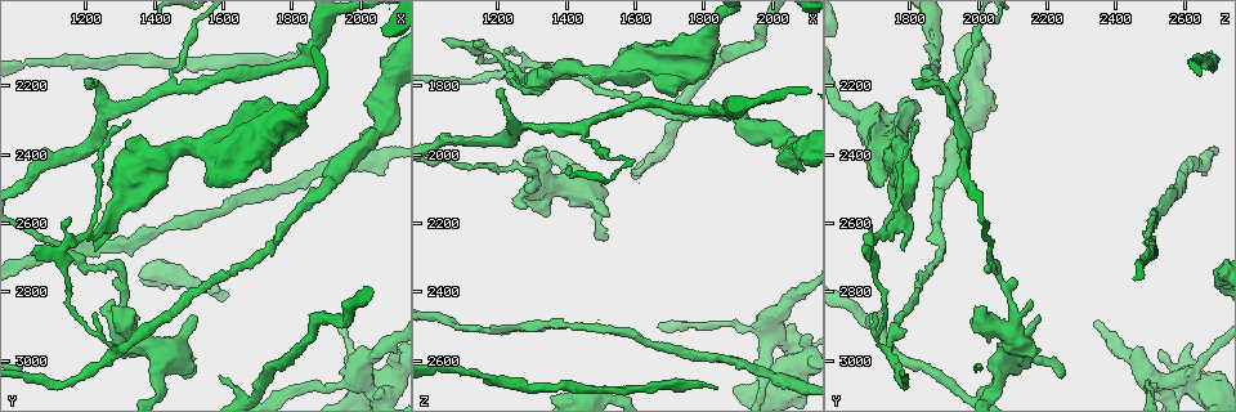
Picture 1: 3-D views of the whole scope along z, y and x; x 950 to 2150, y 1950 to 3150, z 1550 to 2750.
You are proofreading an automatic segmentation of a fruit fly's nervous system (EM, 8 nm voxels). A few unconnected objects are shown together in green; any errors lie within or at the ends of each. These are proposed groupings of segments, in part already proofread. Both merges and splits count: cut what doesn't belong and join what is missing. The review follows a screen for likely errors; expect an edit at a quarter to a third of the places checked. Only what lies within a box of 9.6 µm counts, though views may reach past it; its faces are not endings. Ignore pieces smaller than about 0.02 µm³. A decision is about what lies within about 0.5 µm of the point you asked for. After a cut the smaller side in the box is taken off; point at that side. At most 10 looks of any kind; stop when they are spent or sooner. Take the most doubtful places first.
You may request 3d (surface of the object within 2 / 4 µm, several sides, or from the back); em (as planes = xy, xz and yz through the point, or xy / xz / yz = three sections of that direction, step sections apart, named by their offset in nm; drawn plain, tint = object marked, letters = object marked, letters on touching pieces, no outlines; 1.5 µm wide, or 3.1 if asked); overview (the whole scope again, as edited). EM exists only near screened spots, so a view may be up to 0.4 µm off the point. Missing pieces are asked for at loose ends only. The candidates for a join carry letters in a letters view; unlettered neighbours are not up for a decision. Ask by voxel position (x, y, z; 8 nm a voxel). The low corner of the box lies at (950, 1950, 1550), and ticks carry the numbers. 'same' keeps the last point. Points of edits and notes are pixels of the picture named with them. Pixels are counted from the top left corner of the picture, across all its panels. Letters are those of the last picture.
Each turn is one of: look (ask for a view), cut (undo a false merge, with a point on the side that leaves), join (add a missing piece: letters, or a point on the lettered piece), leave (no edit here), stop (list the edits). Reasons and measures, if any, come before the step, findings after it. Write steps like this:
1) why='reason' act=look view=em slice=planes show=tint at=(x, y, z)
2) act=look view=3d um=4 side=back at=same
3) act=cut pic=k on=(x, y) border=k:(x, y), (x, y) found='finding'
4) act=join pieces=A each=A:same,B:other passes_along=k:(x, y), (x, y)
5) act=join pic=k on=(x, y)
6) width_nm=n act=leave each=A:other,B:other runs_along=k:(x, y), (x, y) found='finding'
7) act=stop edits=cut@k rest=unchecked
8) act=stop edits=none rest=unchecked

why='abrupt turn' act=look view=em slice=planes show=tint at=(1290, 2730, 2050)

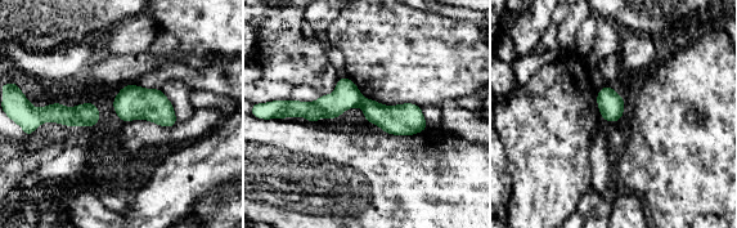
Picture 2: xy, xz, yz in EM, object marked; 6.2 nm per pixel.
act=look view=em slice=planes show=letters at=same

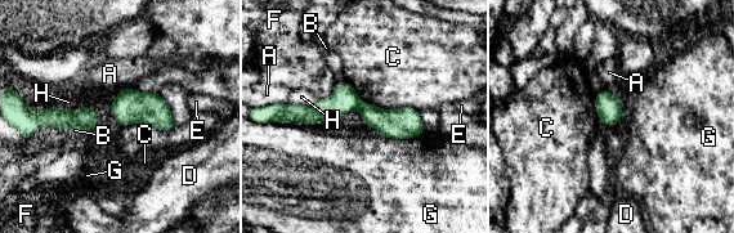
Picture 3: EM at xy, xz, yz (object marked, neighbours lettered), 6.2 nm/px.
act=cut pic=3 on=(344, 99) each=A:other,B:other,C:other,D:other,E:other,F:other,G:other,H:other border=3:(359, 106), (357, 110) found='a second cell is stuck on'

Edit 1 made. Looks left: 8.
act=look view=overview

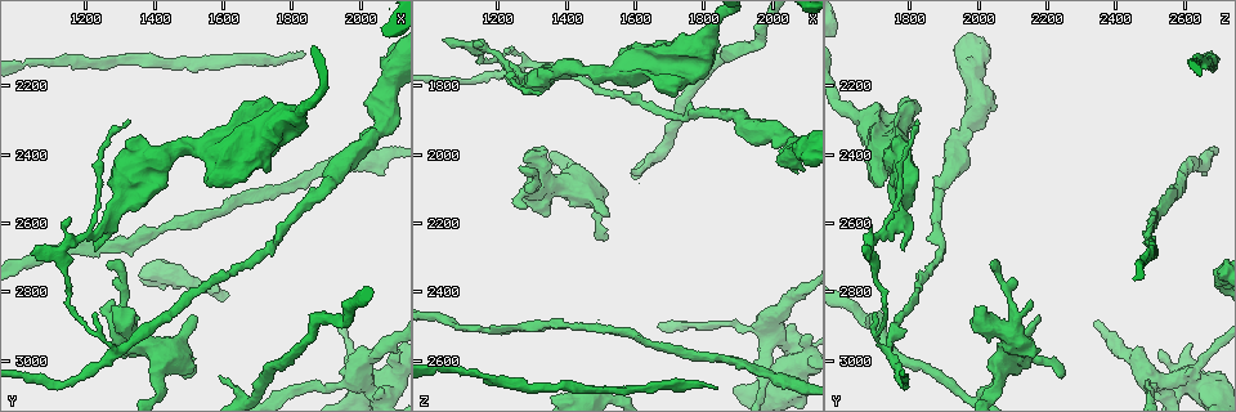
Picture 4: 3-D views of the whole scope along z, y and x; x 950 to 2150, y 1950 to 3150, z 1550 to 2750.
why='two arms at a narrow angle' act=look view=em slice=planes show=tint at=(1200, 2640, 1710)

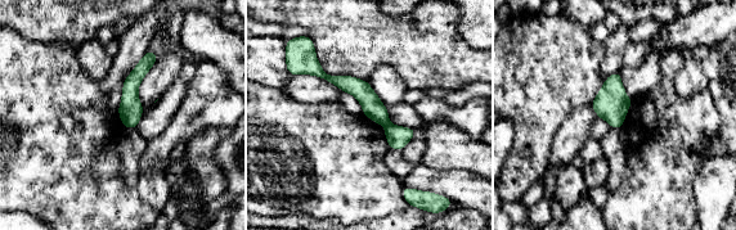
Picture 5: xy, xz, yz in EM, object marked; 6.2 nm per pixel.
act=look view=em slice=planes show=letters at=same

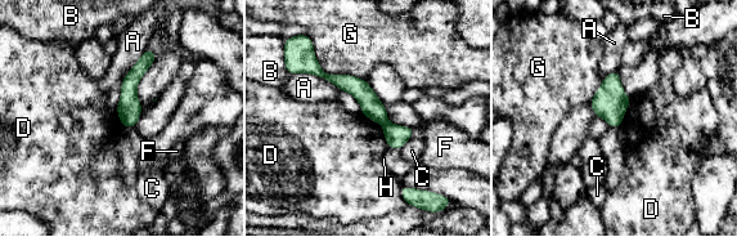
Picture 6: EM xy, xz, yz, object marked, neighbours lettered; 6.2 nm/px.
act=cut pic=6 on=(372, 107) each=A:other,B:other,C:other,D:other,F:other,G:other,H:other found='two cells meet here'

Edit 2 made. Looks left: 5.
act=look view=overview

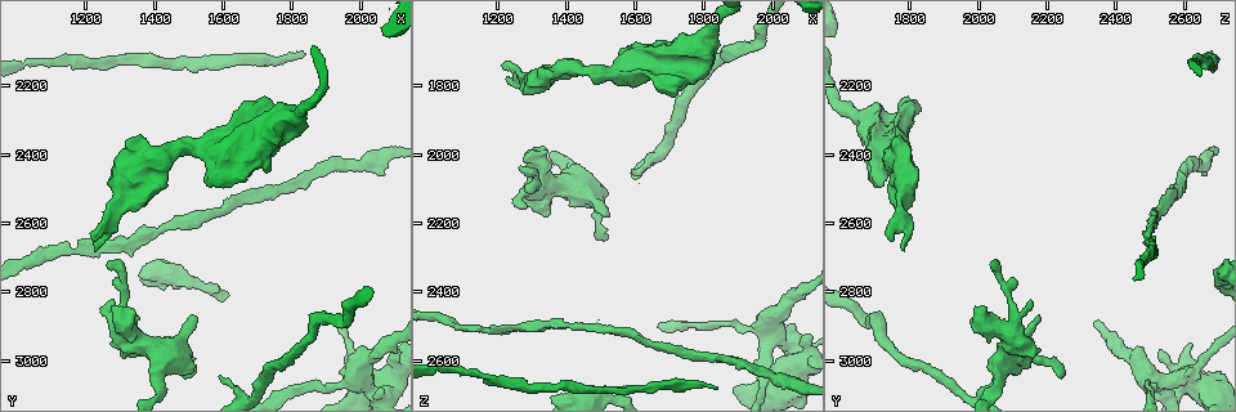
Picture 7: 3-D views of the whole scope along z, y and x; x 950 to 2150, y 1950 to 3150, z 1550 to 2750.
why='branch stops here' act=look view=em slice=xy step=8 show=tint at=(1510, 2880, 2180)

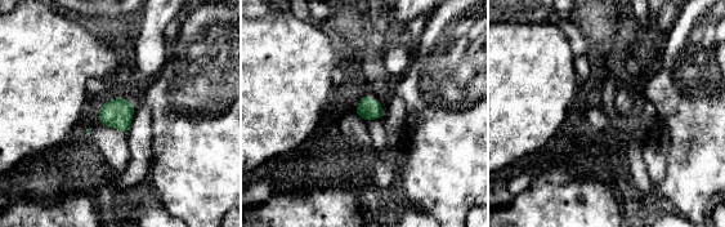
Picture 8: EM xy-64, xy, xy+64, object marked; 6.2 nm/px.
why='another direction' act=look view=em slice=planes show=letters at=same

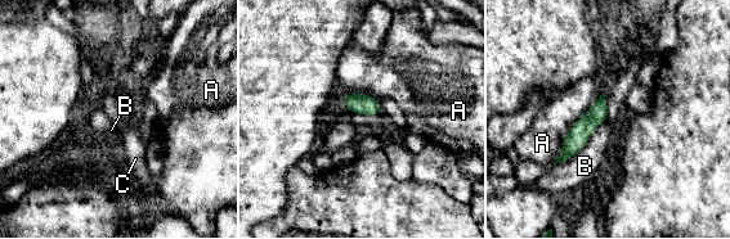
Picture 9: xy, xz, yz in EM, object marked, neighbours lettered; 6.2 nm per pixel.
act=leave each=A:other,B:other,C:other runs_along=9:(601, 99), (598, 113), (560, 159) found='none of them fits'

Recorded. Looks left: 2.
act=stop edits=cut@3,cut@6 rest=unchecked

